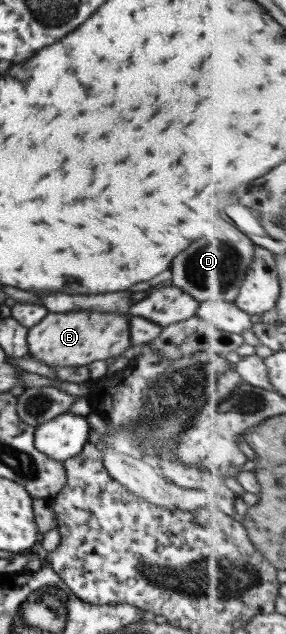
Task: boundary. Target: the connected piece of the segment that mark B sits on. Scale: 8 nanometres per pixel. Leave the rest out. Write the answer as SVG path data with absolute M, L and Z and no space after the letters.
M96 312L46 314L36 326L27 329L26 342L27 353L32 359L48 367L86 367L92 360L118 356L130 346L126 318L120 314Z

